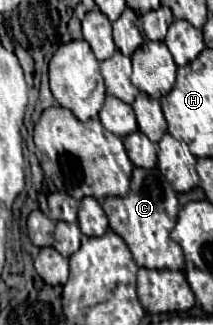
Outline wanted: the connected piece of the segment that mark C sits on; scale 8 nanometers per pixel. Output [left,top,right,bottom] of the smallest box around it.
[103,169,185,269]

